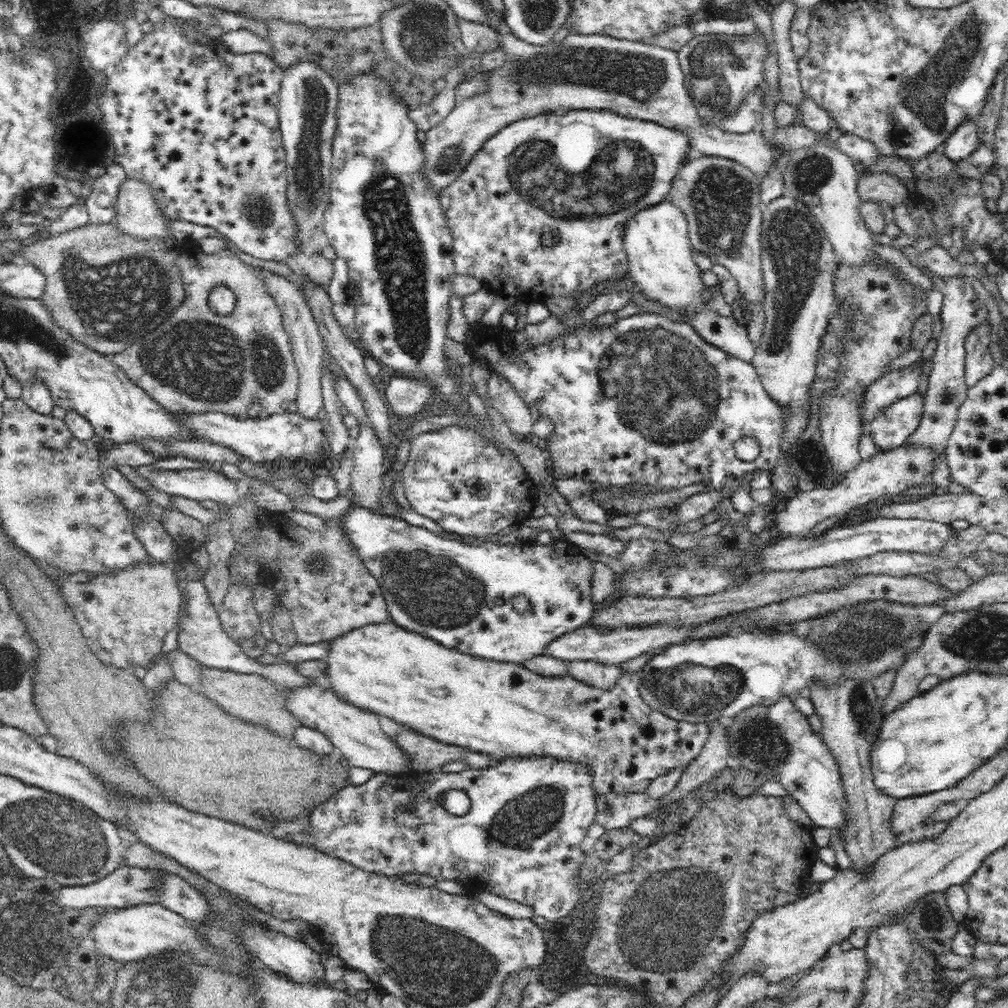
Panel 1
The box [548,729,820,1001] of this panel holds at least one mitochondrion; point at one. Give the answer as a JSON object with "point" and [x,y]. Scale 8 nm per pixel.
{"point":[669,920]}

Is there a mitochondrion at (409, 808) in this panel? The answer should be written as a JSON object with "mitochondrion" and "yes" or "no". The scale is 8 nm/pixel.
{"mitochondrion":"no"}

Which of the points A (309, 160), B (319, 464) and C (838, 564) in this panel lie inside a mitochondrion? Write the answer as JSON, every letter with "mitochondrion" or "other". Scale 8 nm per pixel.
{"A":"mitochondrion","B":"other","C":"other"}

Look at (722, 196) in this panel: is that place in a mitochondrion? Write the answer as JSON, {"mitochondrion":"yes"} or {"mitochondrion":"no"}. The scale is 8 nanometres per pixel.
{"mitochondrion":"yes"}

